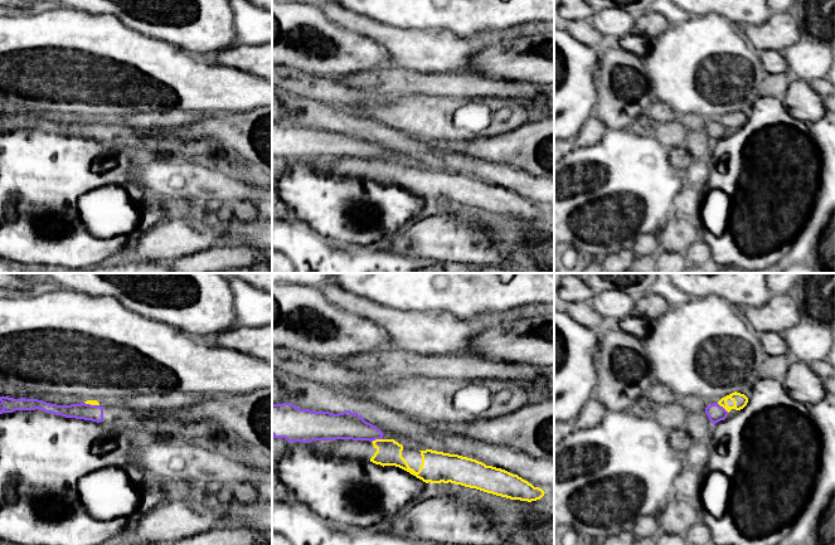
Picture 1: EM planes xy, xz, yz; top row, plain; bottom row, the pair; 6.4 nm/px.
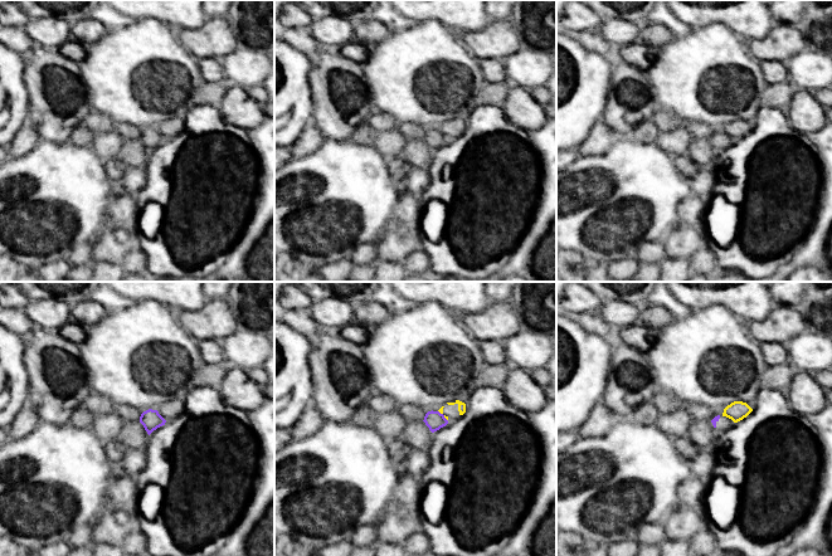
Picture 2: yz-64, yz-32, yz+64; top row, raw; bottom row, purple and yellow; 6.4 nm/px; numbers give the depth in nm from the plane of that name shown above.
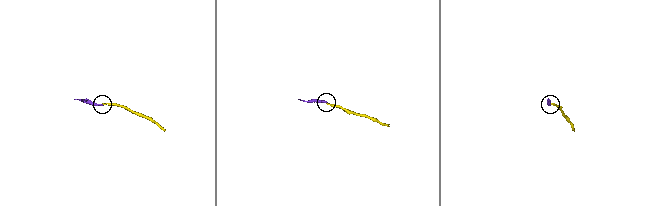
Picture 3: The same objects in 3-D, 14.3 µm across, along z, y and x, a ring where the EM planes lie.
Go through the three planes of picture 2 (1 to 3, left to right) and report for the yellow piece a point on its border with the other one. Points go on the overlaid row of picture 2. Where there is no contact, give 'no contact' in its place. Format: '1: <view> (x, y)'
1: no contact
2: yz-32 (443, 415)
3: no contact

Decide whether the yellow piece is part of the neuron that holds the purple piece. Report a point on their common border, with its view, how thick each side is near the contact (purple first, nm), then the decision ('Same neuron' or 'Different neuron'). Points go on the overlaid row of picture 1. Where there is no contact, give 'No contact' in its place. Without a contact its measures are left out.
Touches purple at xz (377, 438). Thickness 180 nm (purple) against 160 nm. Different neuron

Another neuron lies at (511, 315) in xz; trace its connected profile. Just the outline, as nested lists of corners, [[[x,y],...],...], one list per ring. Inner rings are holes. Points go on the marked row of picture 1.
[[[520,308],[520,310],[511,310],[509,312],[505,312],[506,313],[506,317],[499,317],[497,320],[494,318],[494,316],[496,313],[492,313],[492,315],[485,315],[485,316],[479,316],[477,317],[477,325],[482,326],[482,325],[497,325],[497,323],[501,323],[501,322],[505,322],[505,321],[514,321],[514,320],[518,320],[518,318],[521,318],[524,317],[528,311],[526,308]]]

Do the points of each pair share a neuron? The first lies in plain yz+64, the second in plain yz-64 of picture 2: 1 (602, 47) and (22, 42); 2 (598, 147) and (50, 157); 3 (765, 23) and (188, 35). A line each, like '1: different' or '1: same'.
1: same
2: different
3: different

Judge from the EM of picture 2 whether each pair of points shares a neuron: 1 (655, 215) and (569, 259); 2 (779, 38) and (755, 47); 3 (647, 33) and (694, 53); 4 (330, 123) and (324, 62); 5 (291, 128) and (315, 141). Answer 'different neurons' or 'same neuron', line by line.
1: different neurons
2: same neuron
3: different neurons
4: same neuron
5: different neurons

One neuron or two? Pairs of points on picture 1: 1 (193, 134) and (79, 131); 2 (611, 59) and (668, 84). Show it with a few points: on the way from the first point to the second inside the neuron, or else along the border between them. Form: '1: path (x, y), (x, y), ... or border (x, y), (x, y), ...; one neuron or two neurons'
1: border (146, 131), (155, 136), (178, 140); two neurons
2: border (644, 74), (647, 79); two neurons

